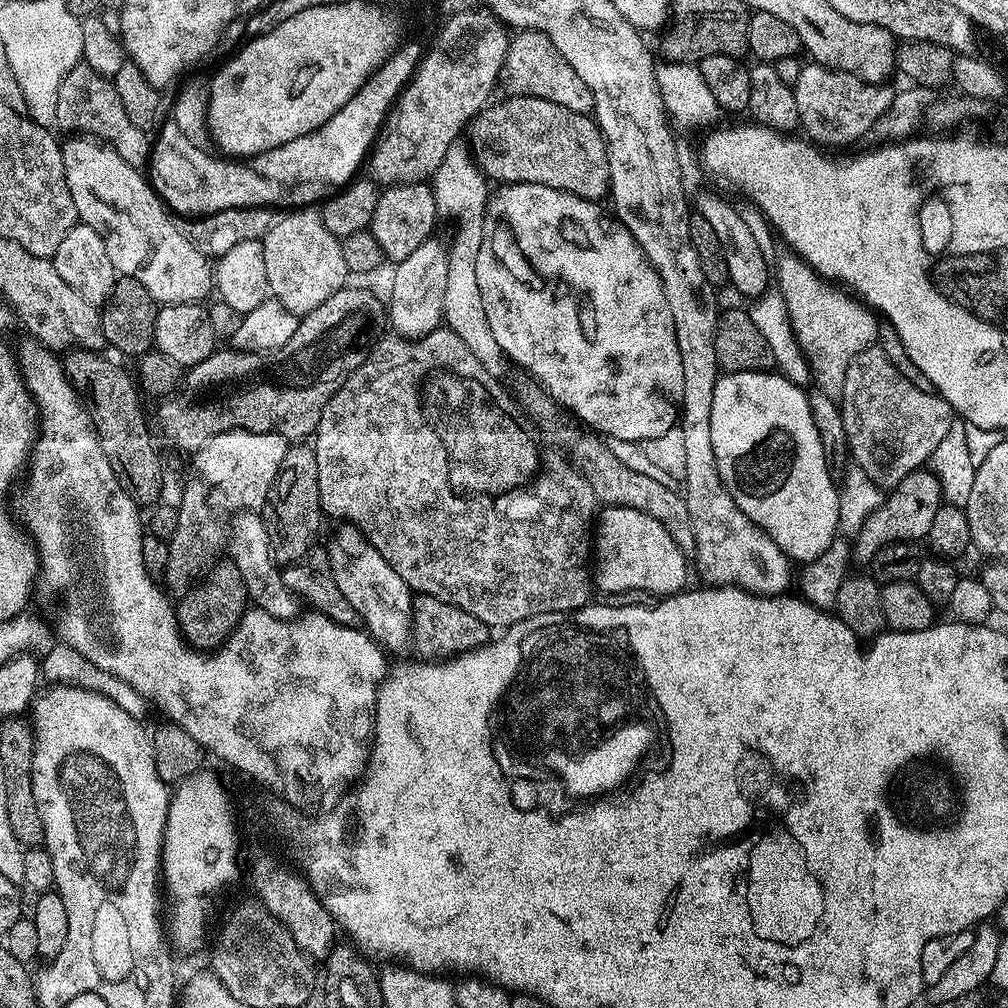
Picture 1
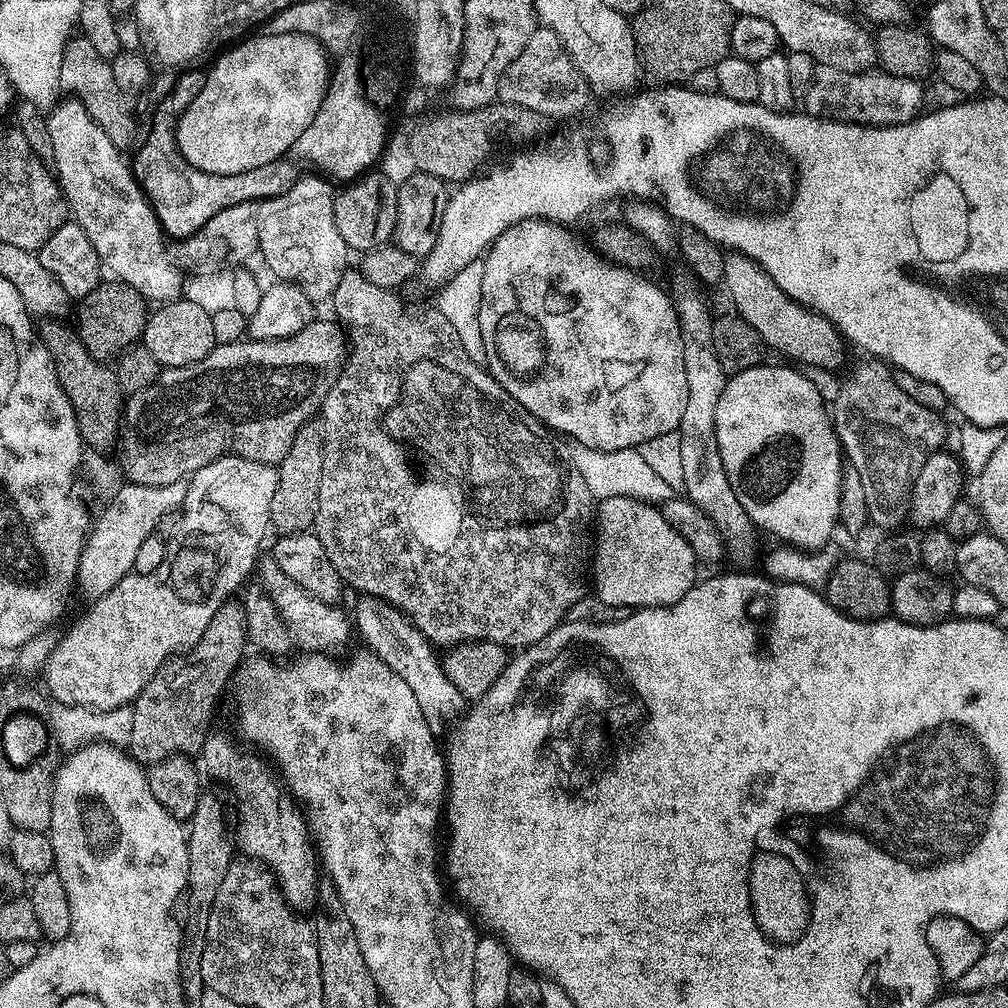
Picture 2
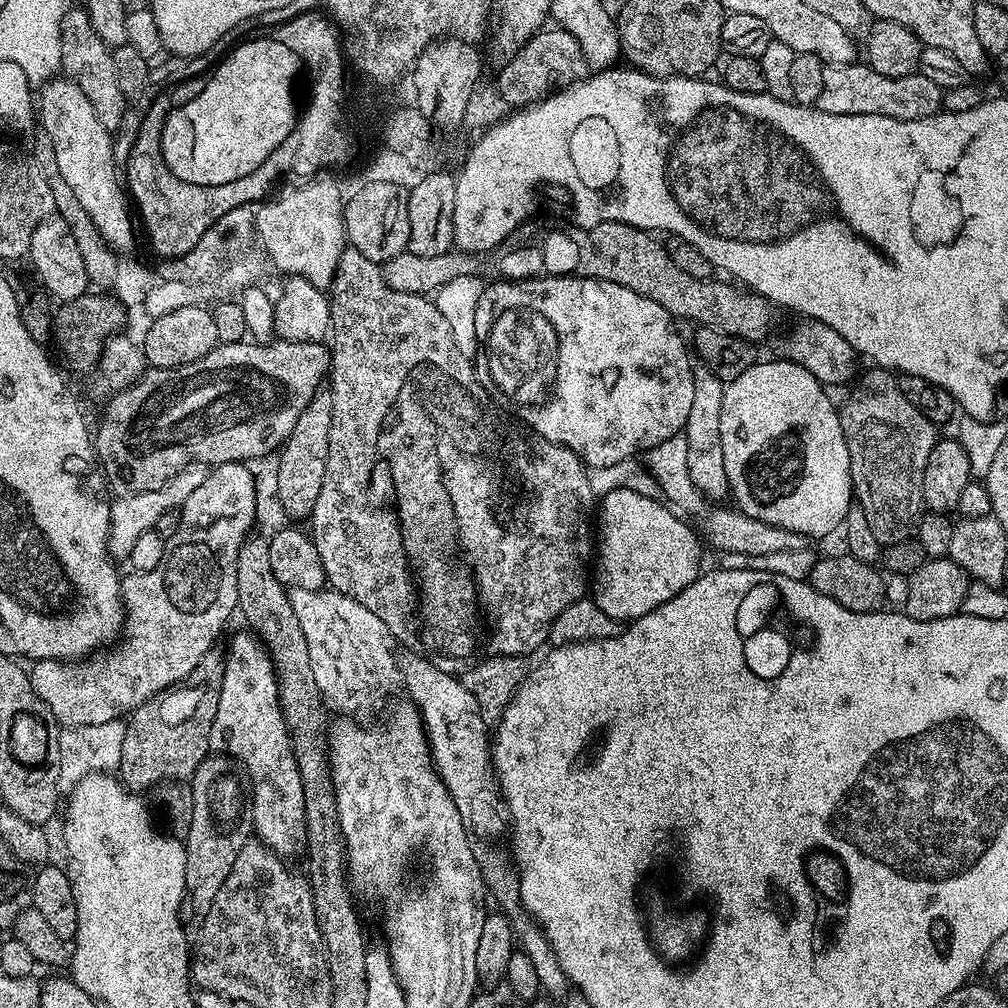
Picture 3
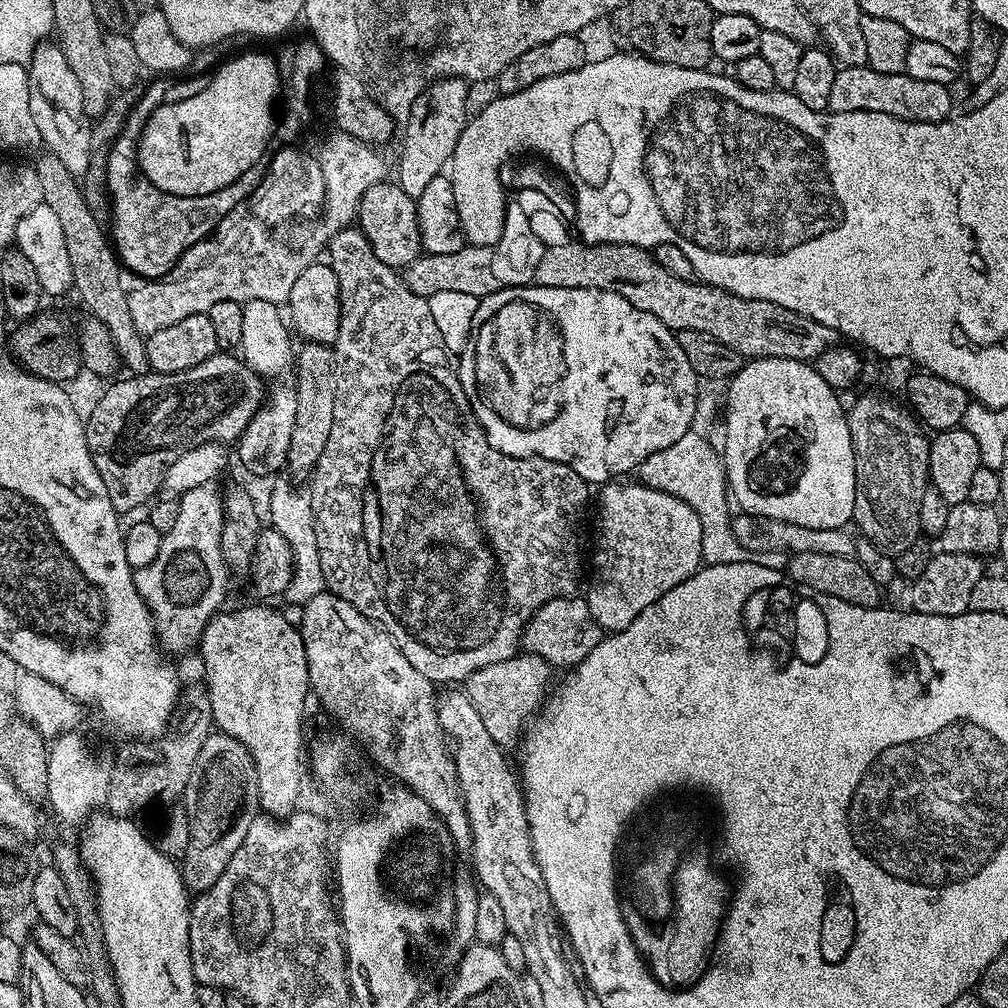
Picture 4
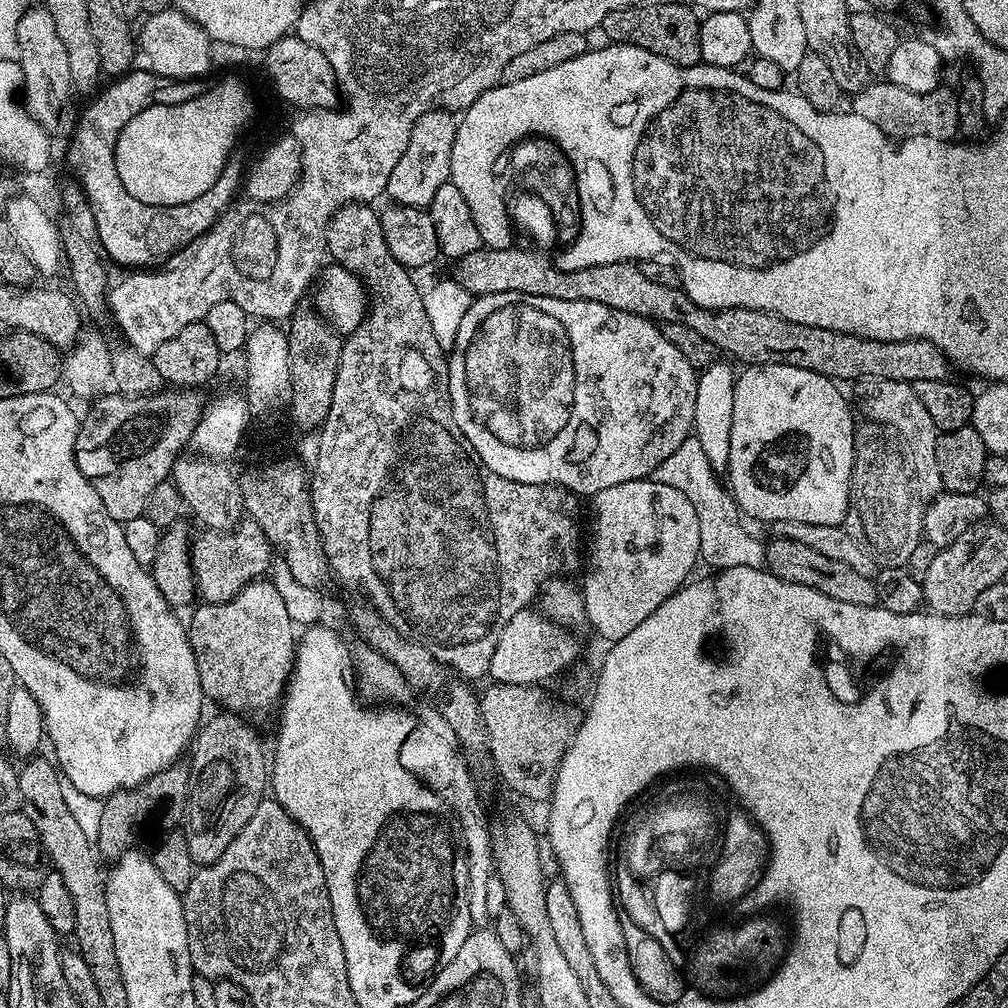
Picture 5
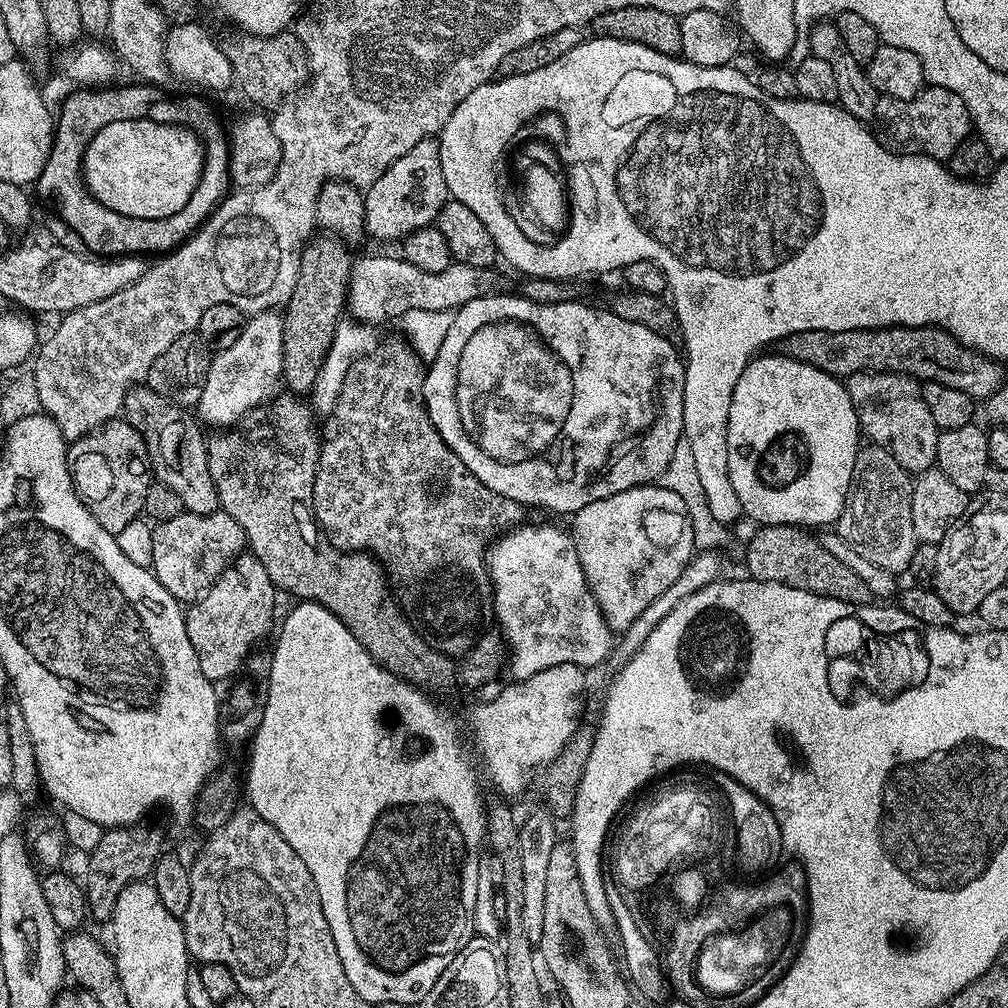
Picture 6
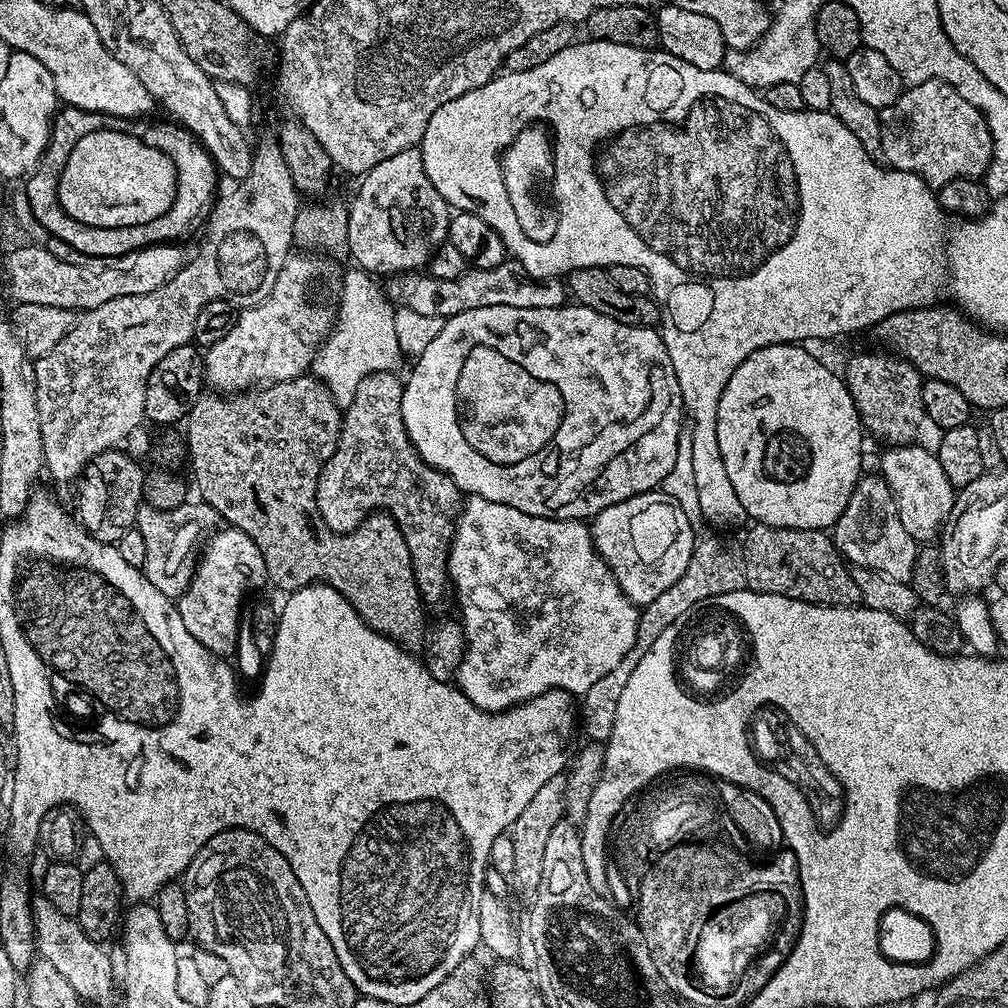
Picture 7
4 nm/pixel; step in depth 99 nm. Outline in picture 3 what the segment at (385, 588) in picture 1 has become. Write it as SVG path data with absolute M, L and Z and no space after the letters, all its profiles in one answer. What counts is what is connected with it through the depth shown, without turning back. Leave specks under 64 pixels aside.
M404 654L399 657L400 674L403 687L408 687L408 694L416 703L415 711L422 721L422 727L428 737L432 760L442 782L448 788L450 798L462 818L464 827L473 837L481 836L484 840L496 840L510 828L508 805L504 803L498 783L496 769L492 763L490 747L490 724L480 713L478 698L466 690L466 686L453 673L438 670L429 660L420 654Z

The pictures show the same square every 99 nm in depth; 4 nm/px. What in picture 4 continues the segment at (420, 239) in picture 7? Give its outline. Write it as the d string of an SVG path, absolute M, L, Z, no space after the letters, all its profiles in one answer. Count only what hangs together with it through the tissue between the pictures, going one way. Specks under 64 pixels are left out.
M459 78L433 79L408 111L404 128L404 149L400 152L400 177L398 183L406 194L414 198L426 190L430 178L441 175L446 165L456 153L458 138L464 127L468 125L469 85Z

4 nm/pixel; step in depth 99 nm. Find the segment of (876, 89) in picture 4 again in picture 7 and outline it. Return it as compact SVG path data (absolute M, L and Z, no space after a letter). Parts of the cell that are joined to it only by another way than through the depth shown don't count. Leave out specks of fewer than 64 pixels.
M927 80L921 84L911 85L896 103L888 108L879 109L880 114L880 152L889 165L903 172L913 172L924 179L929 188L939 190L946 182L954 182L963 176L969 178L983 177L992 161L992 139L986 126L986 118L954 86L941 80Z

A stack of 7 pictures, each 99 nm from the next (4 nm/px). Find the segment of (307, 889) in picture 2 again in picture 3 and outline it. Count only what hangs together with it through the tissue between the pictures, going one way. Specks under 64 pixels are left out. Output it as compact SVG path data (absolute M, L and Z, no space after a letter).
M243 630L232 640L224 656L224 673L222 690L218 698L218 714L214 714L214 726L210 726L209 749L213 753L231 758L237 765L244 764L248 771L248 780L252 783L250 790L250 809L252 811L252 832L276 855L291 858L305 851L308 842L306 814L304 813L304 791L298 762L294 758L292 738L288 734L288 723L284 720L284 710L280 706L280 681L275 664L267 647L259 636Z

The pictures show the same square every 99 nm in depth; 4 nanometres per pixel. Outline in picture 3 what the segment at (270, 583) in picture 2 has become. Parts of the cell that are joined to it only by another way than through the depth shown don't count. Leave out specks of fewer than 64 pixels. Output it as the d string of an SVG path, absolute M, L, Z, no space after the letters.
M293 588L288 592L288 601L298 618L298 626L302 626L302 635L306 638L306 650L310 650L310 662L314 682L320 691L321 701L333 713L341 712L344 718L360 718L367 712L372 712L388 696L388 691L395 684L401 683L400 665L398 663L398 652L392 649L394 637L388 628L362 602L354 602L346 594L335 590L306 590L305 588Z

